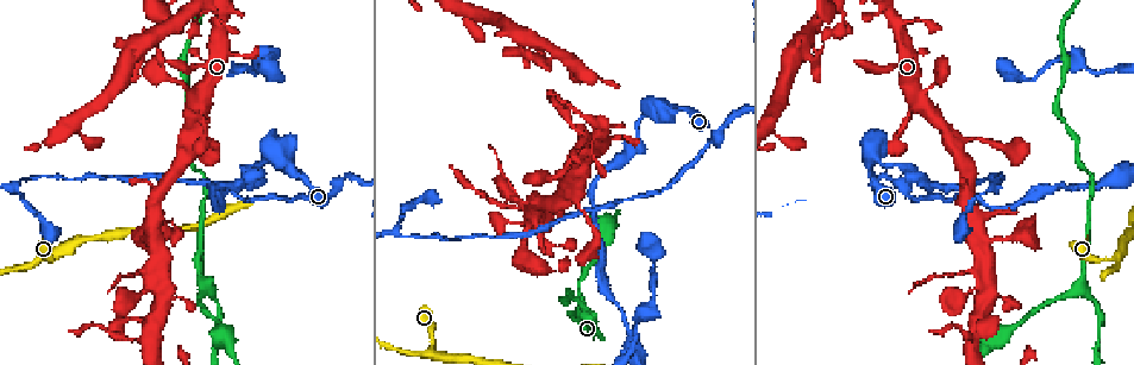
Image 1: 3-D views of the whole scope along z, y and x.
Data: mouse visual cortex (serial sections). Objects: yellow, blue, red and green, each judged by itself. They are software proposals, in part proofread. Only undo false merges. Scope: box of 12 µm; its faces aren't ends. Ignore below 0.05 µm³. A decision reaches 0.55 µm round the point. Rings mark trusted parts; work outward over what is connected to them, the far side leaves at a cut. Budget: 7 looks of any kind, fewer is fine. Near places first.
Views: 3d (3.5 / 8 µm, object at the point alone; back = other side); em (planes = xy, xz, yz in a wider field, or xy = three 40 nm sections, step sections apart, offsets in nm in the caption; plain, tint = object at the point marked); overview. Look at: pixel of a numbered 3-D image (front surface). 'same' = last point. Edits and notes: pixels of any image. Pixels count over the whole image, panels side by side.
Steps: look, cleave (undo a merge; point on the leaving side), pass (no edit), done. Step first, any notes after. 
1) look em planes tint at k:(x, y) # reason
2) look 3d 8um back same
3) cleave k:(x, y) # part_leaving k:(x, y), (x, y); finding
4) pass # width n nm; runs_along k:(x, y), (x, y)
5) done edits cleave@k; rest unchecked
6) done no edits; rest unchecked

look 3d 3.5um back at 1:(282, 162) # a narrow waist

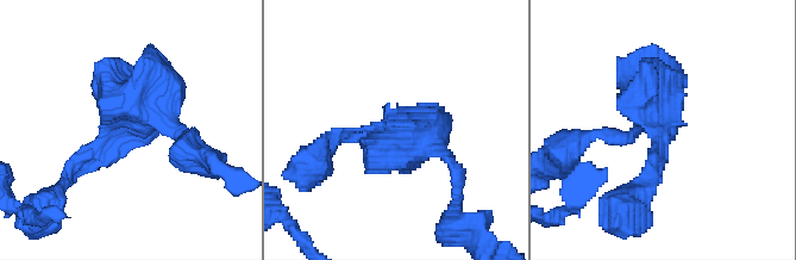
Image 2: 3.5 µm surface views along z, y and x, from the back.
look em xy step 2 tint at 2:(389, 130) # shape alone is not enough

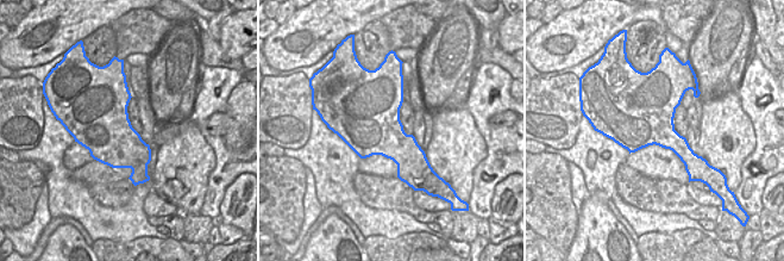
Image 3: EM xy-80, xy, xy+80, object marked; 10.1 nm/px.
pass # runs_along 2:(344, 135), (414, 135), (446, 156), (458, 181); one cell here

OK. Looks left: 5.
look 3d 3.5um at 1:(592, 207) # looks like a crossing

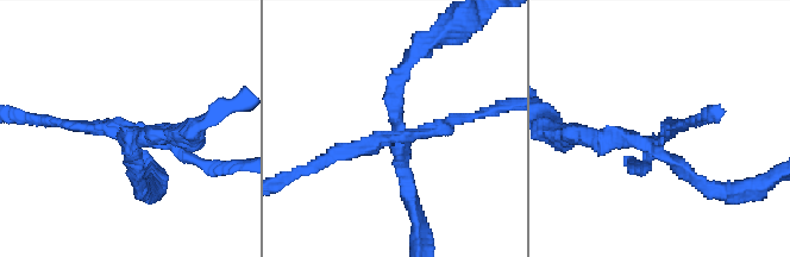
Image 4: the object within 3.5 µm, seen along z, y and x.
look em xy step 5 tint at 4:(655, 148) # arms 4; arm_widths 150, 150, 200, 200 nm

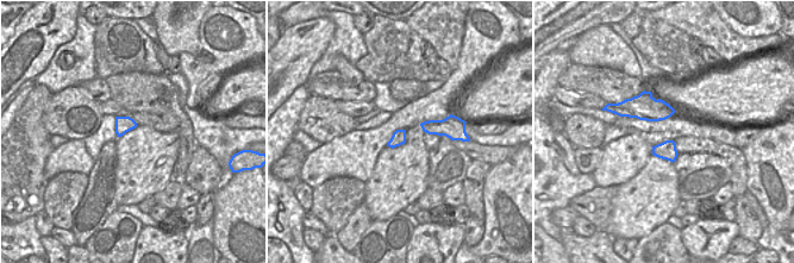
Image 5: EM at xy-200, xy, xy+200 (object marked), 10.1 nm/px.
cleave 4:(365, 145) # part_leaving 4:(405, 130), (302, 169); two cells meet here

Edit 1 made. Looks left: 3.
look overview

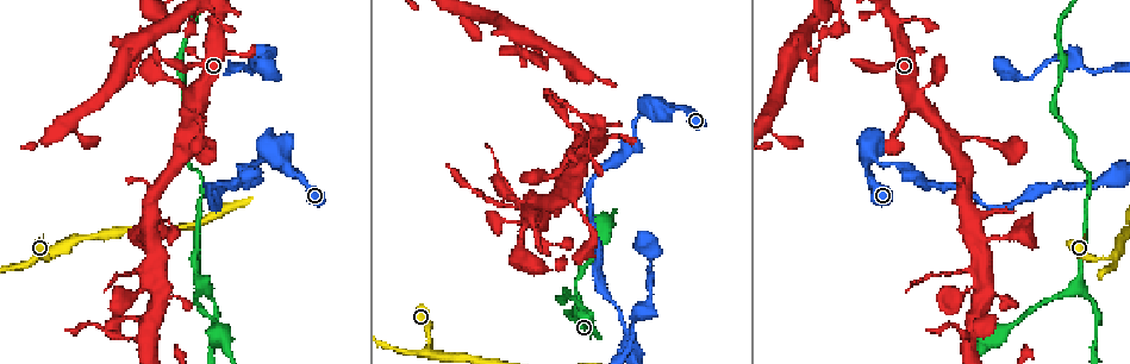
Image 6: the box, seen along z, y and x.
look 3d 3.5um at 6:(202, 286) # three-way junction

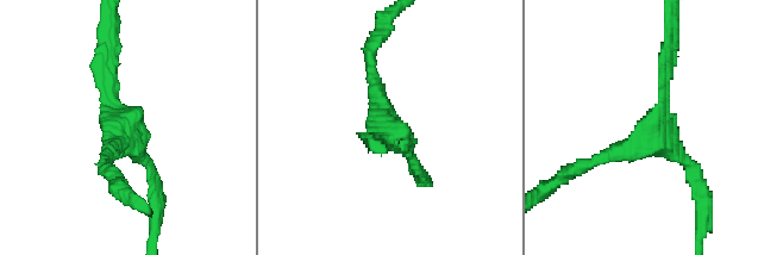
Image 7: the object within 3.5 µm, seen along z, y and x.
look em planes tint at 7:(648, 133) # arms 3; arm_widths 150, 200, 200 nm; shape alone is not enough

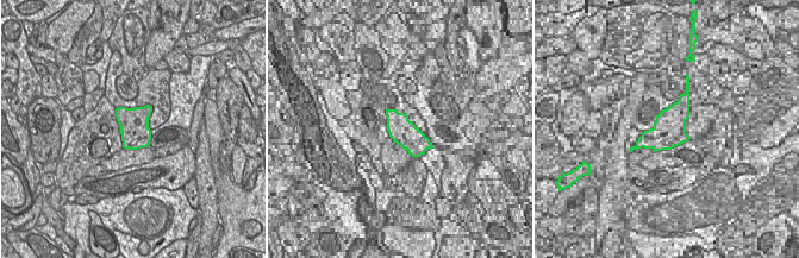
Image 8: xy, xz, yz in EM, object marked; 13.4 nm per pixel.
pass # runs_along 7:(669, 58), (647, 136), (583, 168); continuous, no second cell

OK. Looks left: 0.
done edits cleave@4; rest unchecked

